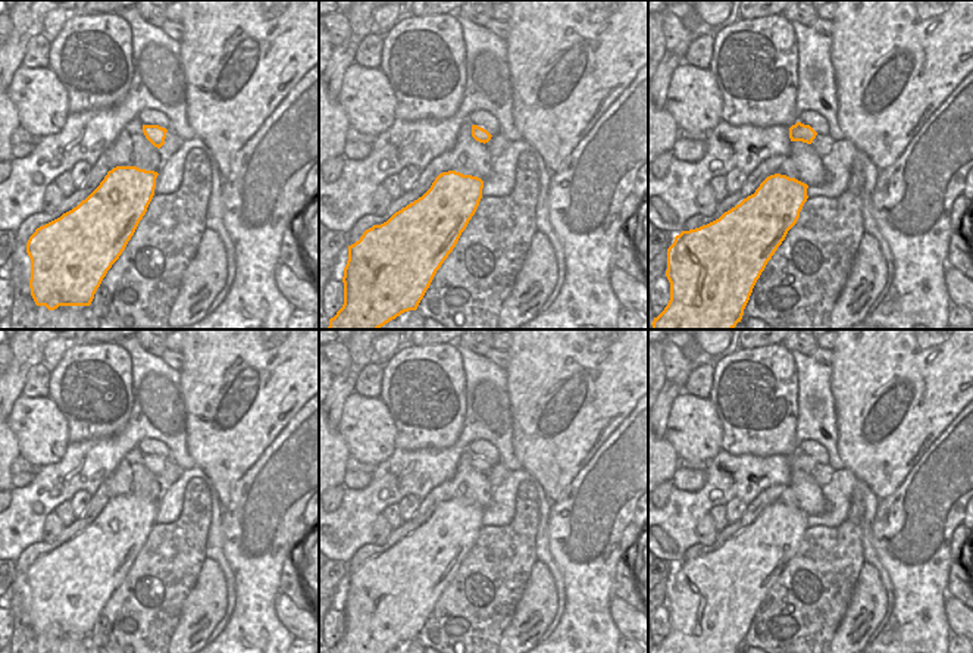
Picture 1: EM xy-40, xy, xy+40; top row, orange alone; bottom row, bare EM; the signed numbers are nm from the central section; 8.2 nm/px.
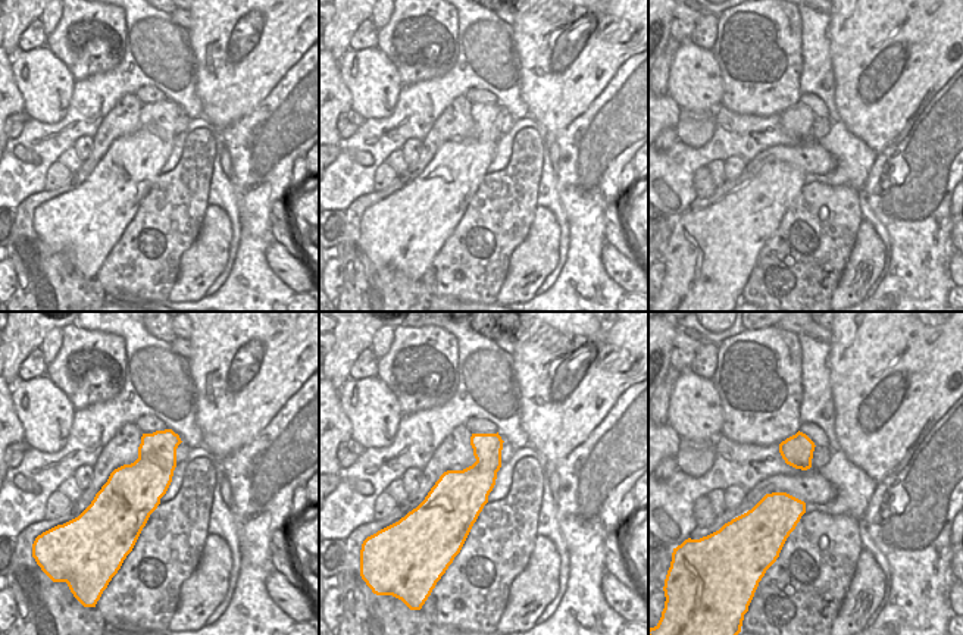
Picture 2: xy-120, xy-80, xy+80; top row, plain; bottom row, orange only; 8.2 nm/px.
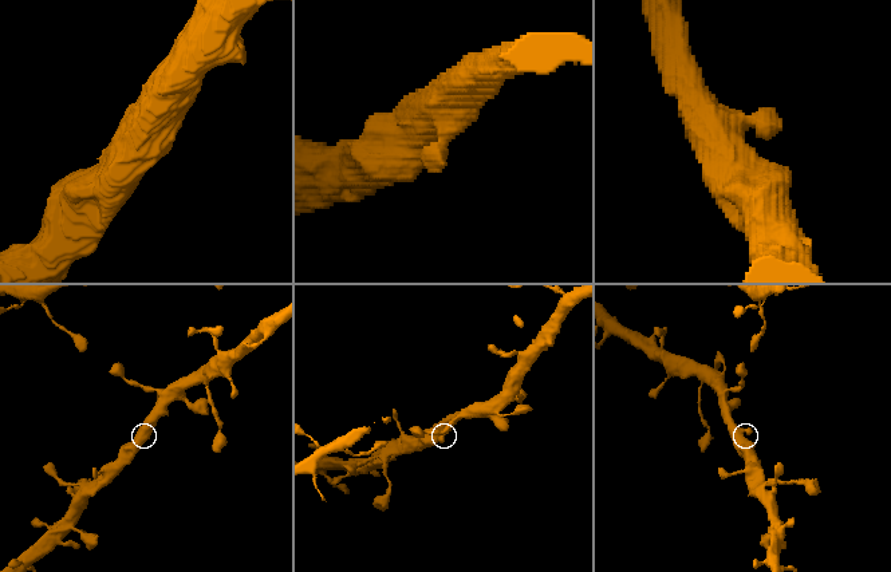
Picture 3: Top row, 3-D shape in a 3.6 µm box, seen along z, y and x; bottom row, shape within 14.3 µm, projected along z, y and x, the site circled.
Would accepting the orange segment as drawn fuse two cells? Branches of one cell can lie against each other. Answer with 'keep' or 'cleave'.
keep

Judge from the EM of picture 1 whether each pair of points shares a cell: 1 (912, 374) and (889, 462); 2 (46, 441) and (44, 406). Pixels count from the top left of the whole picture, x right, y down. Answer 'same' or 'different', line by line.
1: same
2: same

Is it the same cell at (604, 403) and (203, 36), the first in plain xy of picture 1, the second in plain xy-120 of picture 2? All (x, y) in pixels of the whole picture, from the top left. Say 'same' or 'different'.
same

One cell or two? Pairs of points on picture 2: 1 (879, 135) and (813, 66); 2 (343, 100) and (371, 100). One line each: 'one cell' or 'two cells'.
1: two cells
2: two cells

